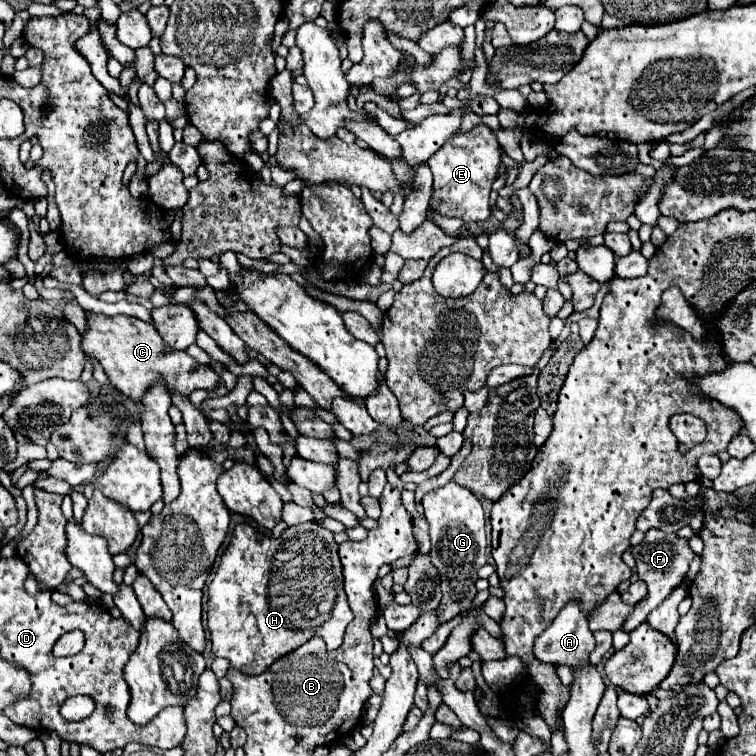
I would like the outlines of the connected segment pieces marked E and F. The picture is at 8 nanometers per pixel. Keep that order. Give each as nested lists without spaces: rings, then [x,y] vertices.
[[[479,125],[465,135],[453,135],[429,161],[433,173],[433,199],[429,203],[431,211],[441,213],[443,217],[459,217],[465,223],[469,221],[487,221],[491,215],[489,193],[497,177],[497,167],[501,163],[501,147],[495,139],[495,133]]]
[[[649,529],[645,533],[645,539],[631,551],[637,561],[637,575],[647,585],[647,597],[643,597],[637,605],[633,605],[633,611],[627,617],[625,627],[621,627],[627,633],[645,623],[647,615],[673,591],[675,585],[679,585],[685,579],[685,573],[689,571],[689,563],[693,559],[693,551],[689,549],[689,543],[685,539],[677,539],[675,533],[665,533],[659,529]]]

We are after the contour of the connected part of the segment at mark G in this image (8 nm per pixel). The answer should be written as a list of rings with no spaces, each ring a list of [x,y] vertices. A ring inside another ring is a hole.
[[[447,483],[443,489],[433,489],[423,497],[425,519],[429,521],[431,531],[431,563],[437,567],[441,577],[441,605],[439,605],[439,623],[451,621],[453,617],[467,613],[473,607],[477,595],[477,571],[487,561],[487,541],[485,541],[485,515],[481,501],[465,487],[457,483]]]

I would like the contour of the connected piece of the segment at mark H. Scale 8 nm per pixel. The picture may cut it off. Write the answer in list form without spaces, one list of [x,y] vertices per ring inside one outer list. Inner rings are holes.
[[[315,521],[289,527],[281,539],[265,537],[247,523],[237,525],[231,543],[221,557],[217,575],[209,585],[207,607],[213,655],[227,659],[233,669],[247,675],[267,671],[277,659],[301,647],[315,635],[325,639],[327,649],[337,649],[343,643],[347,625],[353,621],[353,611],[349,609],[343,589],[343,569],[337,555],[337,543],[333,541],[333,533],[321,529]]]

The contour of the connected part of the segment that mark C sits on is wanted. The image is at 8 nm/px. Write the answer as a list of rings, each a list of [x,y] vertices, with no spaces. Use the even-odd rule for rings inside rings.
[[[87,313],[87,329],[81,339],[81,351],[101,363],[111,383],[123,391],[123,395],[131,397],[133,401],[141,401],[147,387],[157,379],[163,377],[169,389],[179,391],[183,397],[189,397],[195,389],[213,389],[217,385],[217,373],[211,367],[203,367],[189,357],[187,351],[167,351],[163,353],[165,343],[155,331],[153,325],[139,321],[127,315],[95,315]]]

